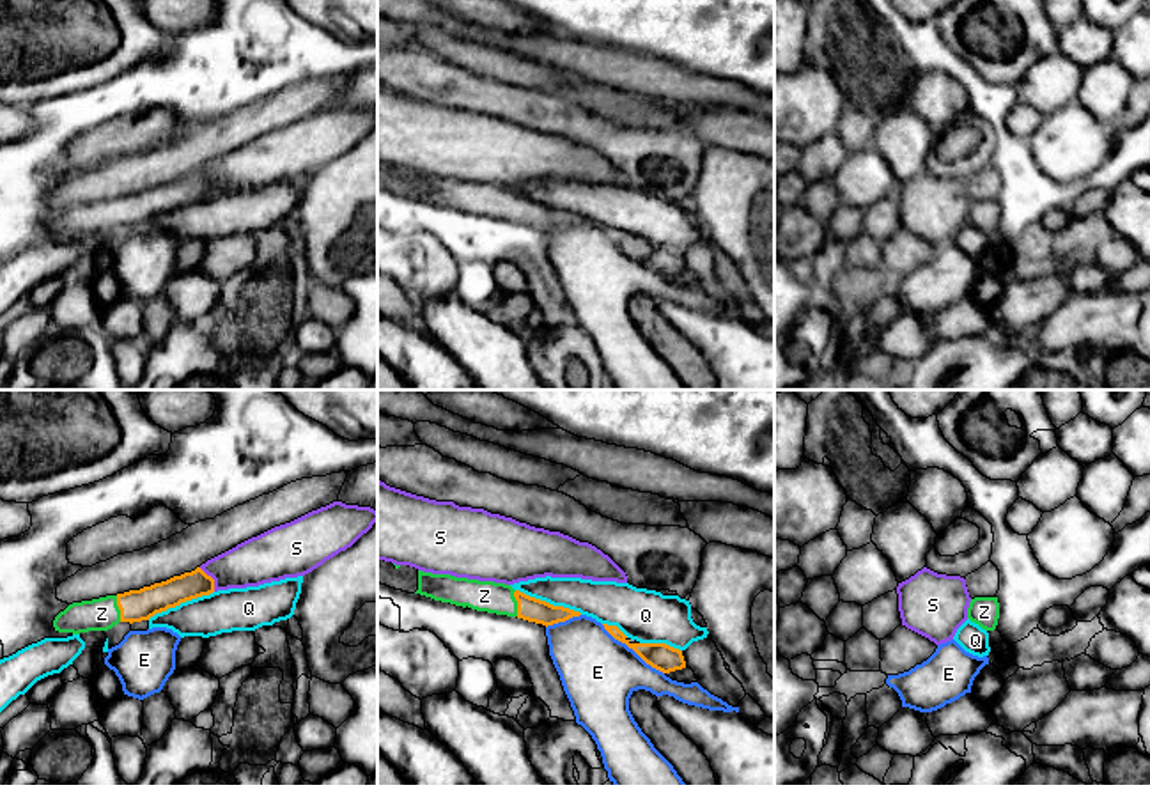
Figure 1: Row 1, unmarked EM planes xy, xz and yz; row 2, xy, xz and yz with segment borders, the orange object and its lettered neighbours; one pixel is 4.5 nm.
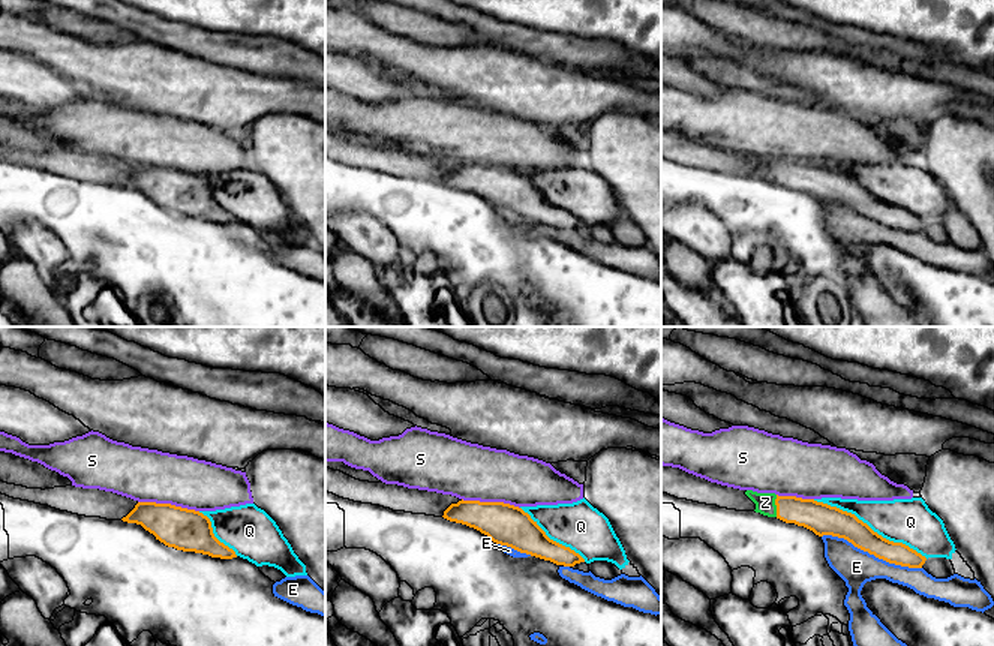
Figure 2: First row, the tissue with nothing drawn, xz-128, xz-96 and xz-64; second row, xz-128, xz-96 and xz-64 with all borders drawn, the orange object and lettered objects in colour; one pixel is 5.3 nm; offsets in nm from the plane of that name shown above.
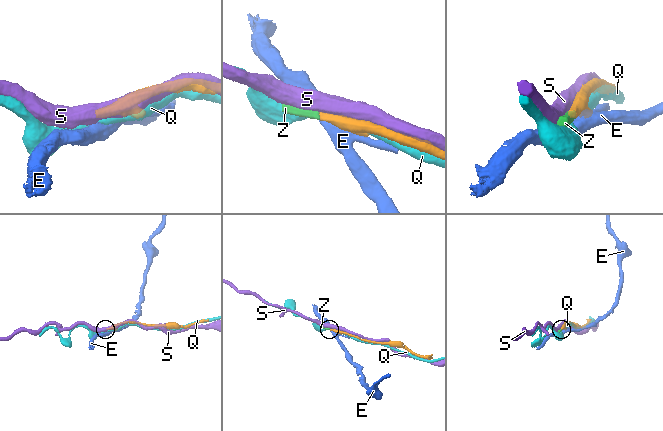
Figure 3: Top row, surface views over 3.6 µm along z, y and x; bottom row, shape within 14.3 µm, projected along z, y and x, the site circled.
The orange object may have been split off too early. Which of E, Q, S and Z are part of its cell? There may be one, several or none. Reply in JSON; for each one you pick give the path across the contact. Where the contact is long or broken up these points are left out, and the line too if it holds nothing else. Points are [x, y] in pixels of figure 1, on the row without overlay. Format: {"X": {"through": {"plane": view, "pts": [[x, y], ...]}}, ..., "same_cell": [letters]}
{"Z": {"through": {"plane": "xy", "pts": [[140, 208], [119, 211], [101, 217]]}}, "same_cell": ["Z"]}

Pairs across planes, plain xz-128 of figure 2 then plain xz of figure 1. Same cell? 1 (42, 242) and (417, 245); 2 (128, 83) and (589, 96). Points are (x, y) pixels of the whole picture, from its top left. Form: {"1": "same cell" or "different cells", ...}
{"1": "same cell", "2": "same cell"}

